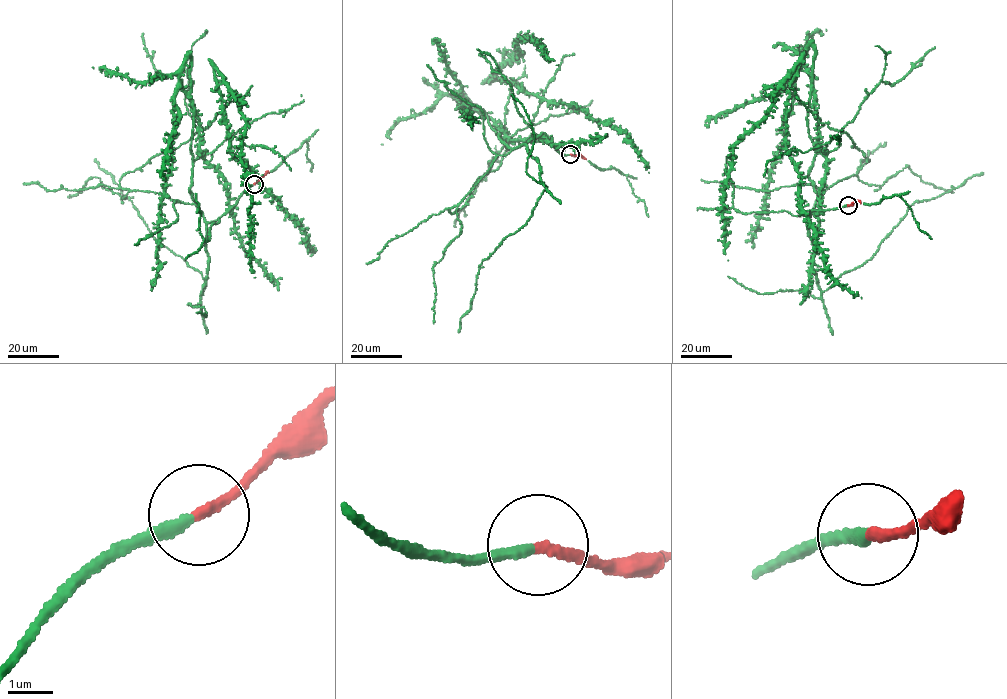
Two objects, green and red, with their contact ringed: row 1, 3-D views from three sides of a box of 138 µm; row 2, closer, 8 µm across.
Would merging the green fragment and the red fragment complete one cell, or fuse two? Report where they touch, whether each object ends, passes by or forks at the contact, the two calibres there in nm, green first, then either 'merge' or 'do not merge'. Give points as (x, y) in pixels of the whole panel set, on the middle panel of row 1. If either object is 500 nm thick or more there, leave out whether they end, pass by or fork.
place (570, 154); green ends; red ends; calibres 240 and 240 nm; merge

